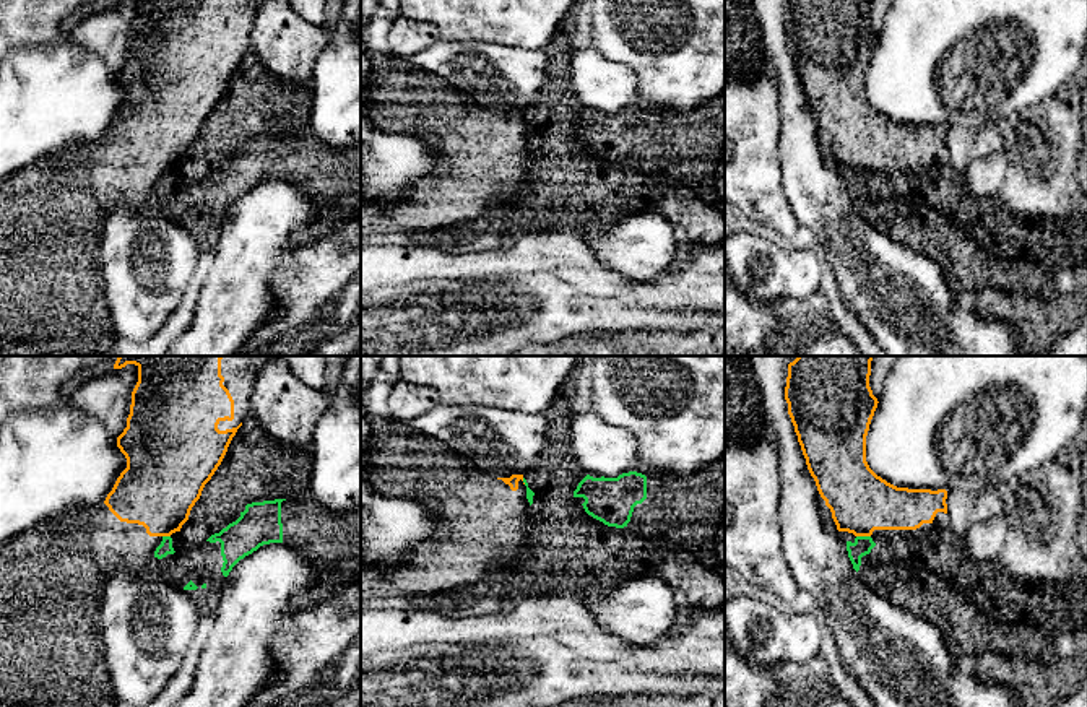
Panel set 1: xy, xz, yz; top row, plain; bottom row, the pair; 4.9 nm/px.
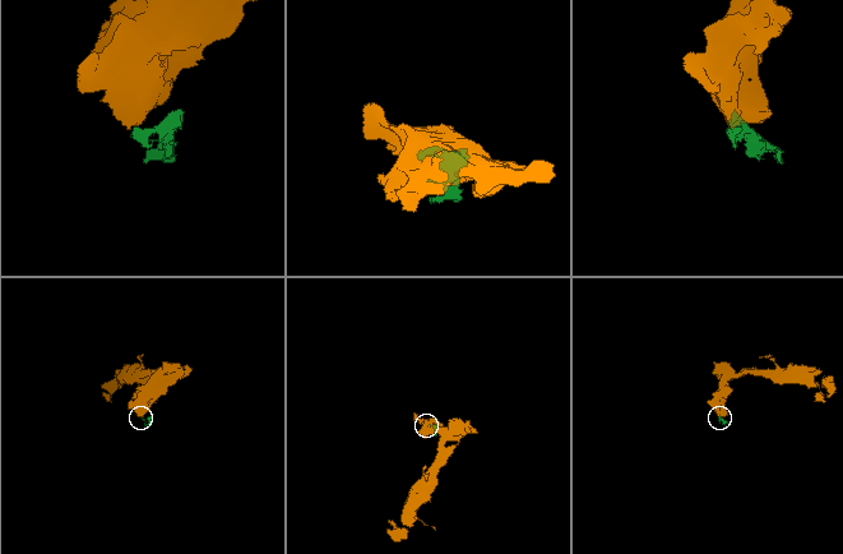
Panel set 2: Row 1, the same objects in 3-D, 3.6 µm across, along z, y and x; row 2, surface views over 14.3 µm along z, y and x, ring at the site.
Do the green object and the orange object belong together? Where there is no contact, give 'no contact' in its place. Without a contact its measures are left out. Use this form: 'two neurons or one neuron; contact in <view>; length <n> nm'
one neuron; contact in yz; length 70 nm

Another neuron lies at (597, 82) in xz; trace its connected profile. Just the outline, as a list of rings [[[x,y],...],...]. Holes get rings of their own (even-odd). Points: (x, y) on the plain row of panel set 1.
[[[595,47],[572,52],[569,93],[578,106],[617,114],[635,106],[639,78],[634,68],[611,62]]]

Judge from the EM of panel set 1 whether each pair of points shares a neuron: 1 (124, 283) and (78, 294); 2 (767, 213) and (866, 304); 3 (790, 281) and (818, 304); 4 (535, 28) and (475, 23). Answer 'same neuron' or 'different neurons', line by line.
1: different neurons
2: different neurons
3: different neurons
4: same neuron

